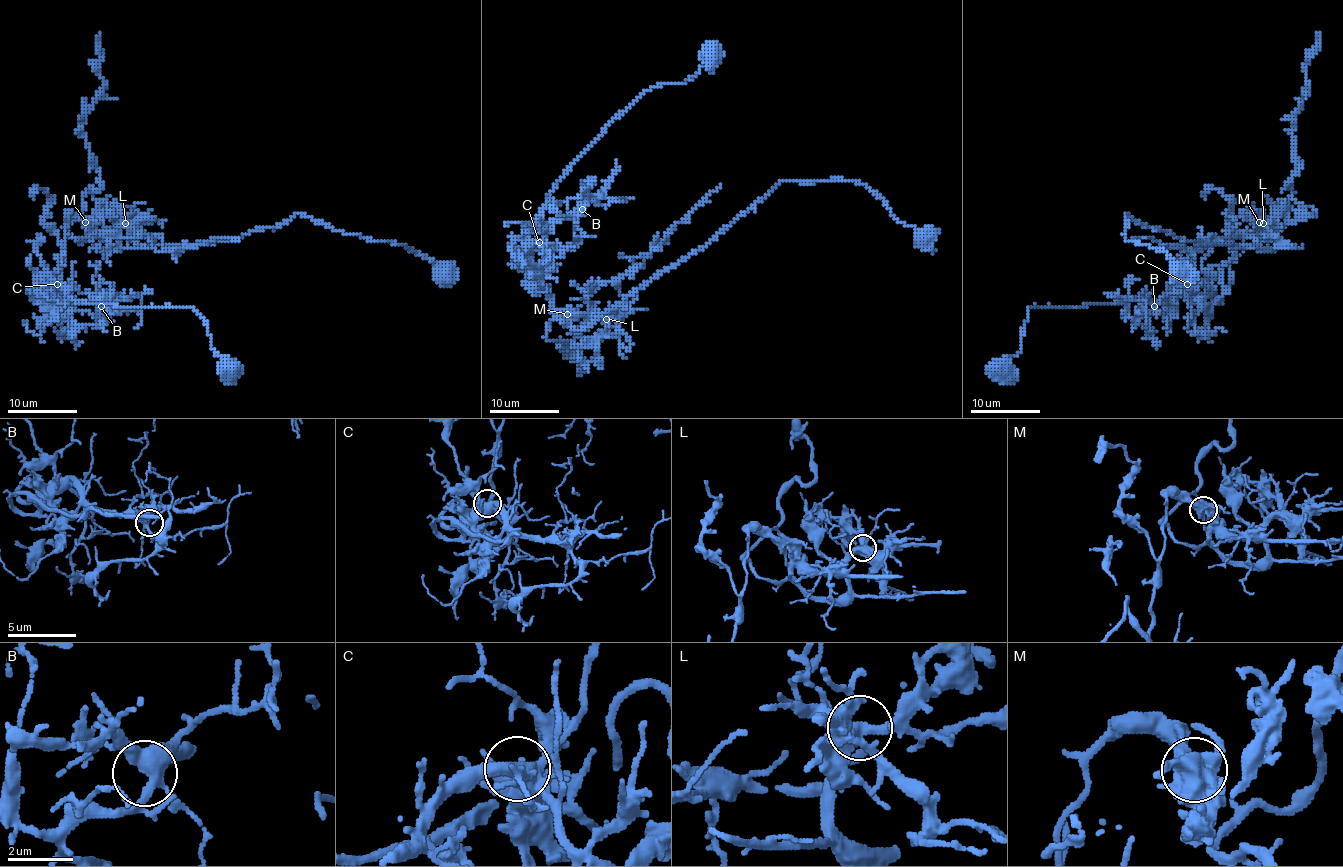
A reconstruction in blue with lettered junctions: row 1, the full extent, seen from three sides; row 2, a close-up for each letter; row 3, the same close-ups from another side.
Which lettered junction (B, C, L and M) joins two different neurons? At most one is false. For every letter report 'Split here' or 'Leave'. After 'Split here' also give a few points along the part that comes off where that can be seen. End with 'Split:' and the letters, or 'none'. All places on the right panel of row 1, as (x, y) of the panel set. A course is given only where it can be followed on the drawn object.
B: Leave
C: Leave
L: Leave
M: Split here. Course of the part to remove: (1258, 221), (1239, 216), (1230, 282), (1225, 287), (1213, 266), (1201, 298), (1029, 306), (1004, 384)
Split: M

